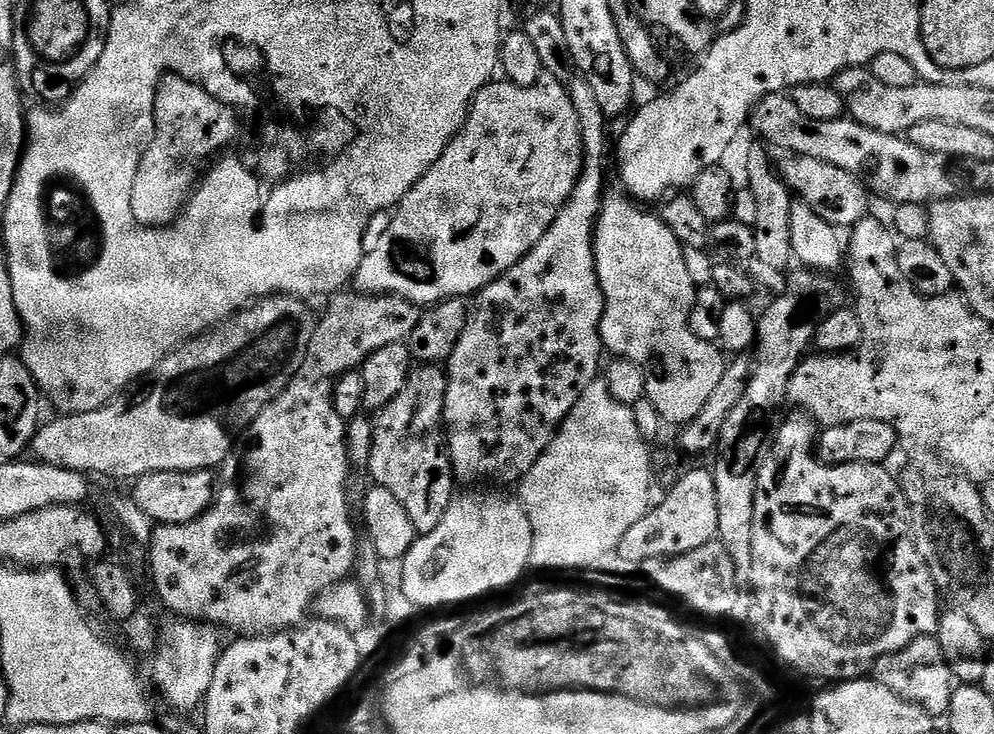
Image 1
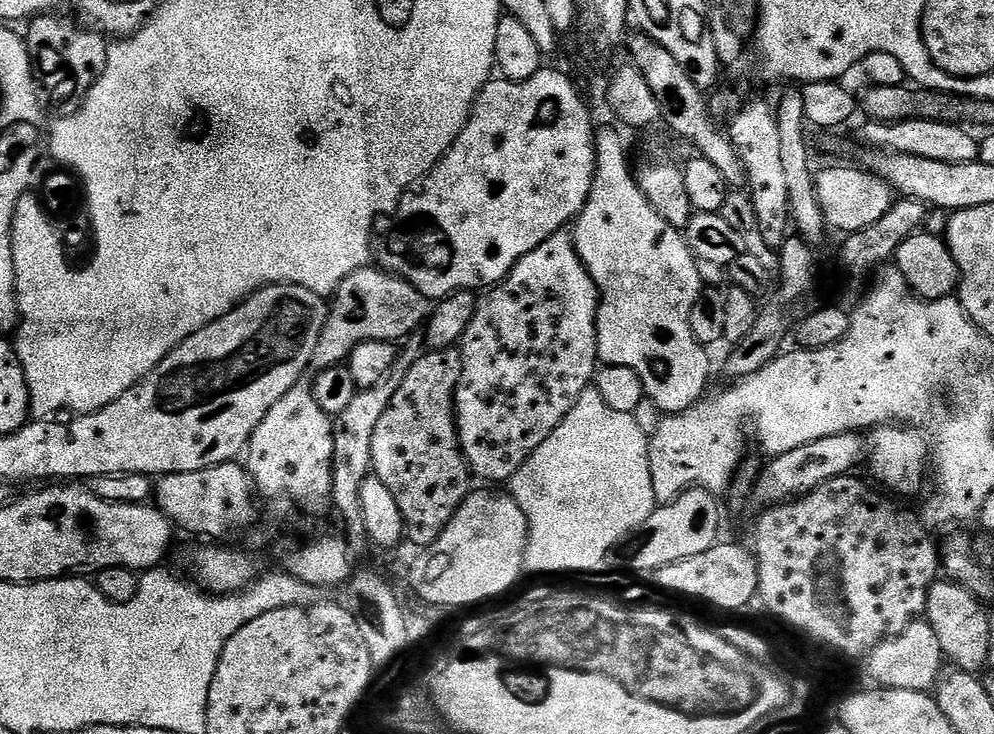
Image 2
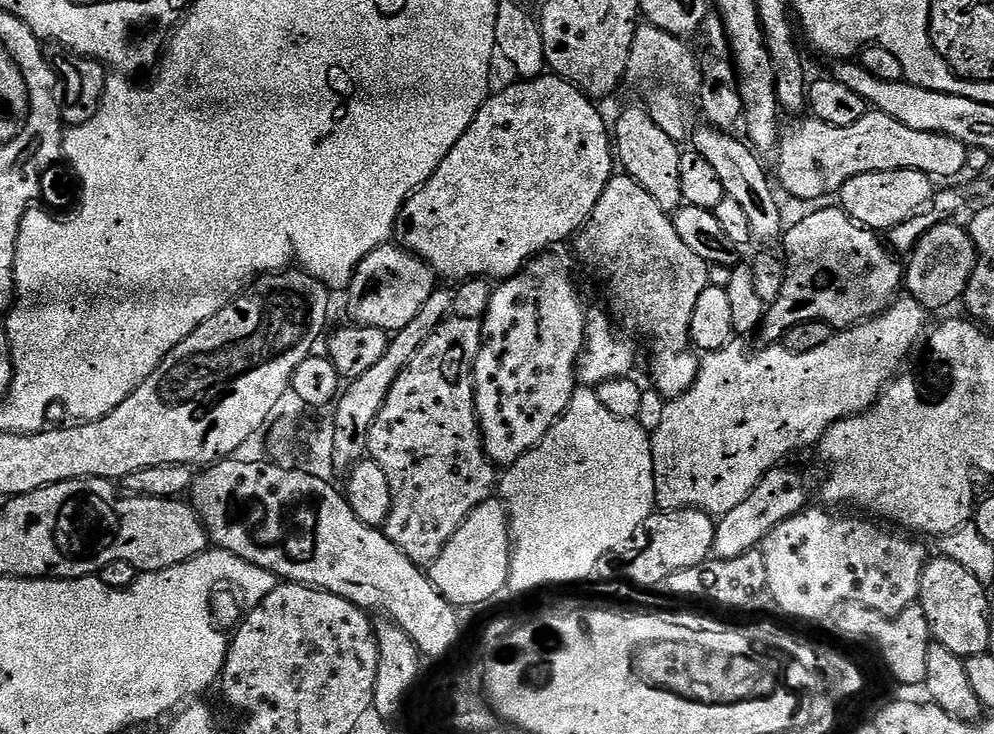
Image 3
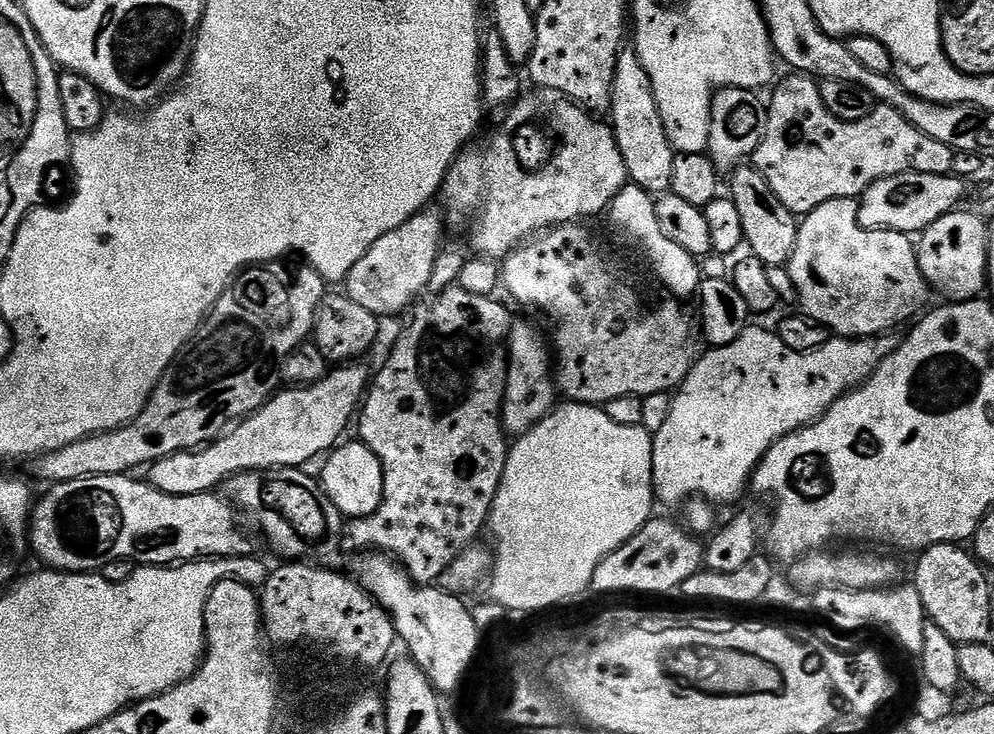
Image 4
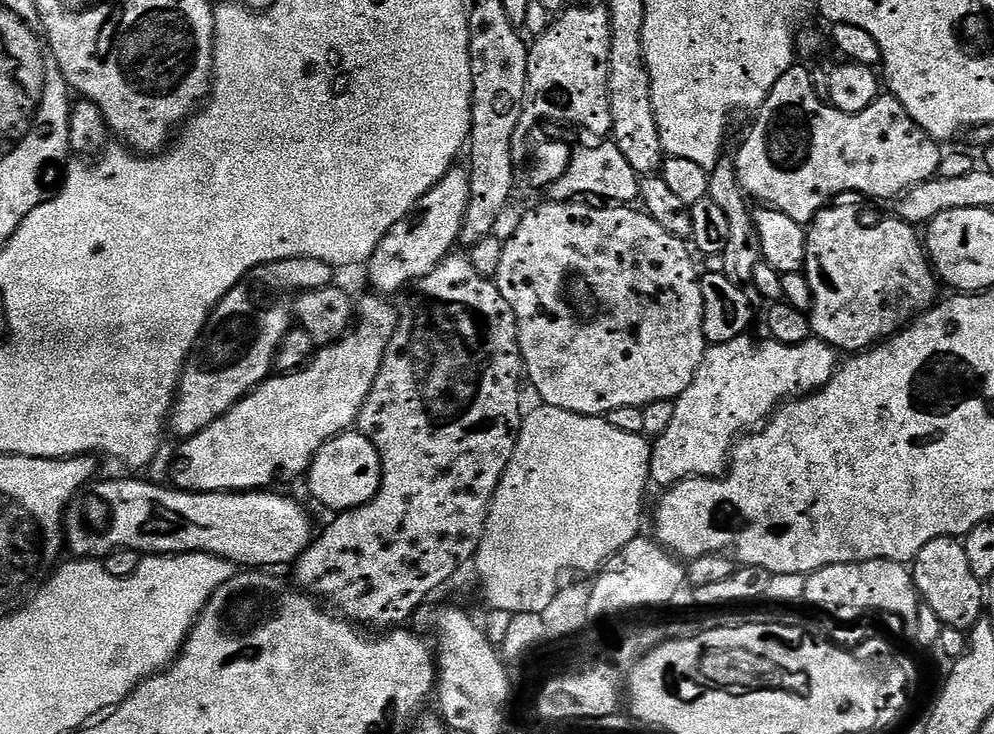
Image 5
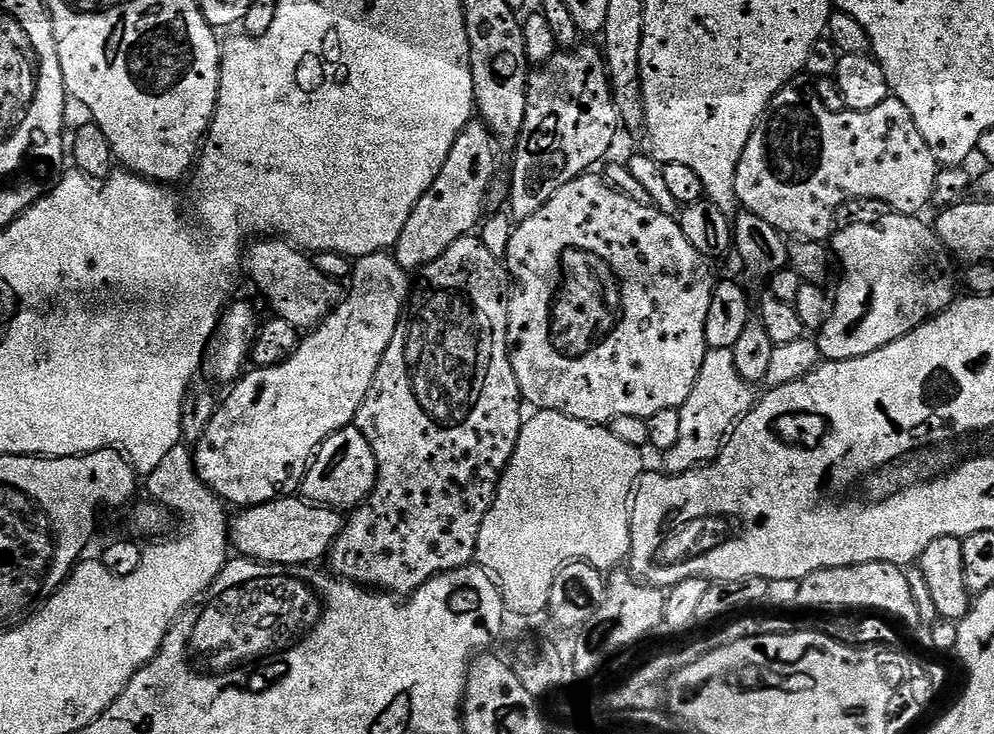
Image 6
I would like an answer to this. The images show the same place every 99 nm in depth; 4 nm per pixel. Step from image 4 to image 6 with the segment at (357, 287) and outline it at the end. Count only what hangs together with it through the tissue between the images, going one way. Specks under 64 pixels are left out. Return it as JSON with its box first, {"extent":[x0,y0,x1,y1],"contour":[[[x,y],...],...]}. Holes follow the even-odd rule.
{"extent":[394,122,496,268],"contour":[[[470,122],[460,131],[438,178],[434,178],[430,190],[422,194],[398,238],[394,255],[401,268],[423,268],[444,253],[451,242],[469,235],[477,227],[482,204],[485,204],[487,192],[495,179],[496,160],[492,144],[494,137],[483,123]]]}

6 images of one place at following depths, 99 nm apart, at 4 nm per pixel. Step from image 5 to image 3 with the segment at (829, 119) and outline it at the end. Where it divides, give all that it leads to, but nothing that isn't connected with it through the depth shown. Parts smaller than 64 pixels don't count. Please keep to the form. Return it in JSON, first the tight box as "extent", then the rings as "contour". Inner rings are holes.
{"extent":[774,110,968,200],"contour":[[[869,110],[862,118],[858,118],[858,122],[854,122],[854,126],[830,126],[826,122],[815,118],[807,118],[808,120],[800,120],[793,128],[785,127],[780,133],[780,142],[775,149],[774,157],[776,156],[776,176],[780,179],[780,184],[793,196],[796,200],[820,200],[823,196],[839,193],[840,187],[850,178],[854,178],[858,174],[866,174],[867,172],[897,172],[900,168],[909,168],[910,170],[918,170],[925,172],[927,176],[939,178],[941,176],[944,182],[948,182],[951,176],[956,176],[961,171],[962,173],[968,167],[968,148],[962,142],[958,142],[958,138],[950,138],[946,134],[934,134],[926,130],[910,130],[910,126],[902,126],[902,122],[898,122],[898,118],[890,118],[886,114]]]}

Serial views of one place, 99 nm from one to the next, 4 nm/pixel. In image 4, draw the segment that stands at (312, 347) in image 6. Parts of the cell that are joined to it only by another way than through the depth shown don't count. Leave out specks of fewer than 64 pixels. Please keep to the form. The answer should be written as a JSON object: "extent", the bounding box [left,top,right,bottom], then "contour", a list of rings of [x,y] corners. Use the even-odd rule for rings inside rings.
{"extent":[147,362,370,496],"contour":[[[348,362],[343,366],[333,367],[327,376],[323,376],[318,382],[307,384],[304,388],[288,386],[283,389],[285,392],[277,391],[264,407],[253,412],[251,416],[245,416],[235,427],[225,431],[219,440],[213,440],[203,448],[176,452],[173,456],[156,460],[147,469],[147,483],[153,484],[159,492],[189,496],[219,489],[224,481],[240,472],[267,472],[269,468],[299,468],[307,465],[307,460],[312,460],[315,456],[323,457],[341,443],[340,435],[347,430],[351,420],[353,423],[367,393],[370,372],[362,365],[360,362]]]}

